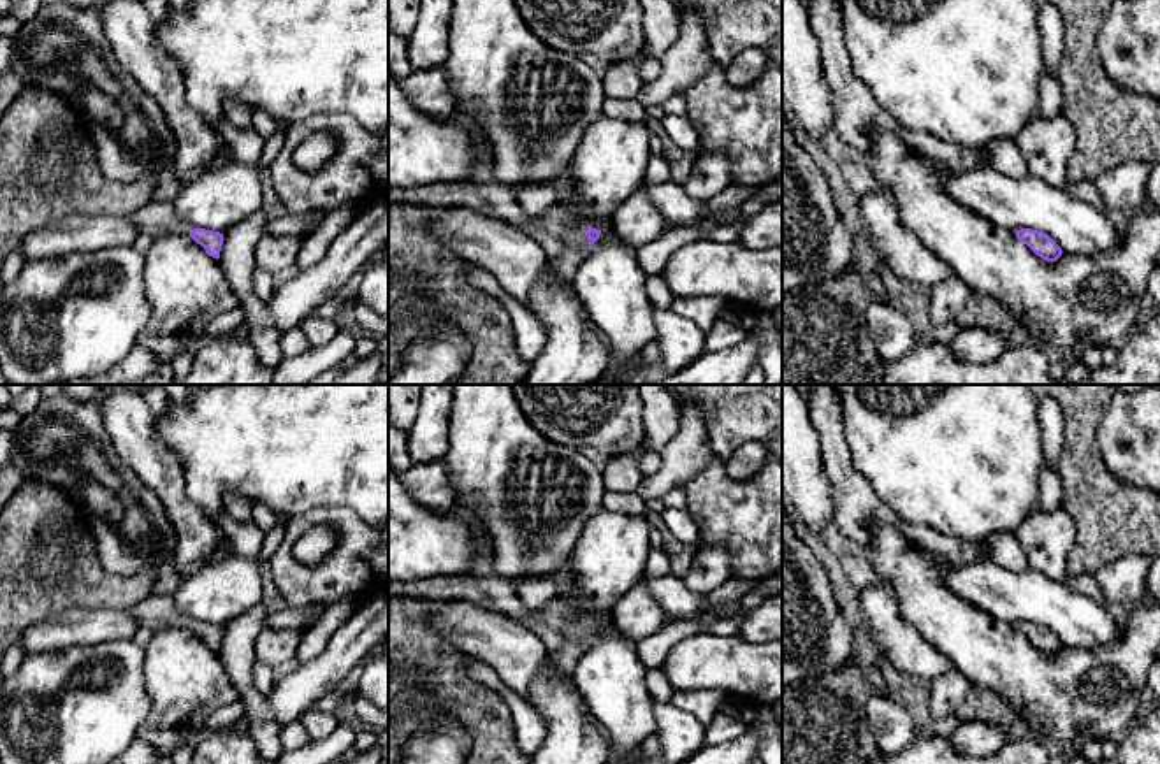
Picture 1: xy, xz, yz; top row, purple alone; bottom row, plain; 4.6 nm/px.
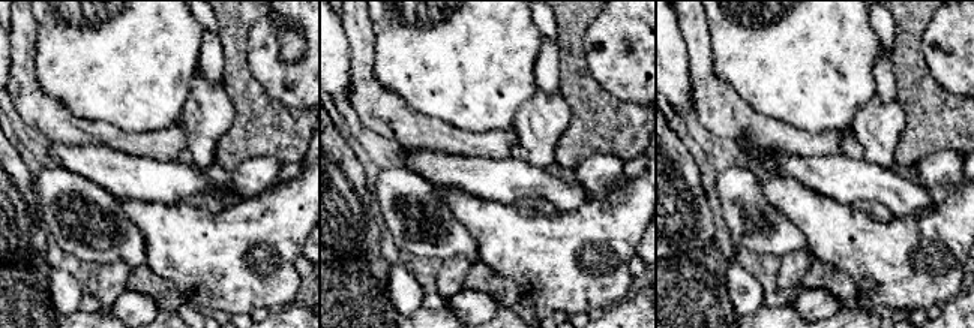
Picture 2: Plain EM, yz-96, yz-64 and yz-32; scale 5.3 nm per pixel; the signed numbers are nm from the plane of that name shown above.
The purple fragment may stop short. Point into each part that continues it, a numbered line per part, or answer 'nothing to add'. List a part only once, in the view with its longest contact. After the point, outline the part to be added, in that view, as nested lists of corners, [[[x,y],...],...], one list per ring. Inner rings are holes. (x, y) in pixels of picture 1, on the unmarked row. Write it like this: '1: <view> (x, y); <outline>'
1: xz (566, 641); [[[432,576],[429,580],[388,580],[388,597],[411,597],[425,601],[469,601],[503,613],[531,629],[552,653],[557,667],[573,673],[589,646],[585,623],[568,618],[568,604],[555,597],[543,609],[531,611],[517,594],[517,587],[503,578]]]

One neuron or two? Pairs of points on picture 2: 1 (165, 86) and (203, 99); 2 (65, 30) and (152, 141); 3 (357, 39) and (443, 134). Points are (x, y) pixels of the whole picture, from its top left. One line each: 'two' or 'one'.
1: two
2: two
3: one

